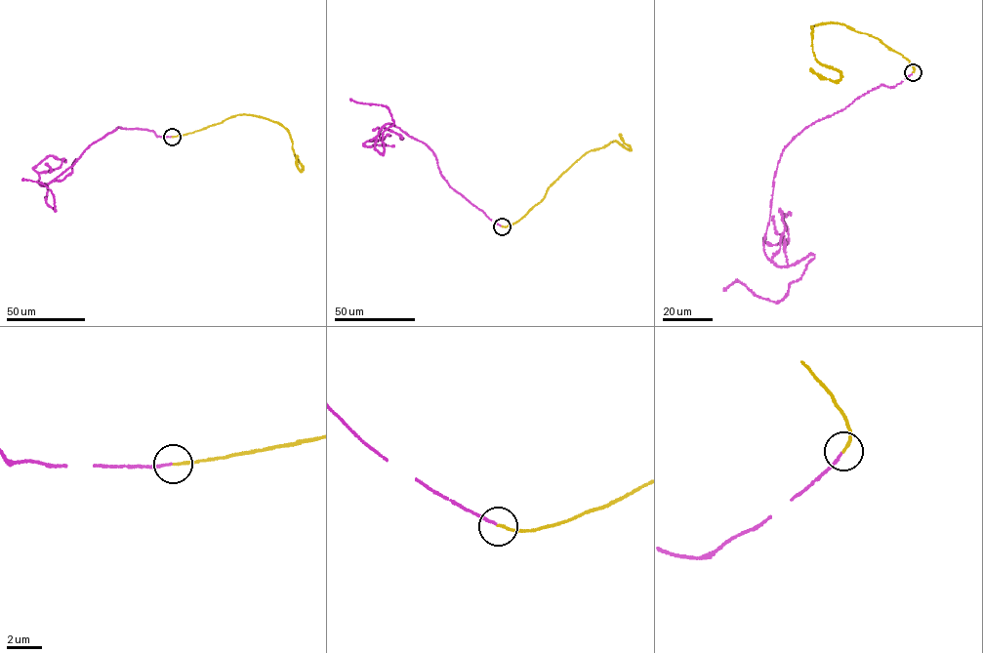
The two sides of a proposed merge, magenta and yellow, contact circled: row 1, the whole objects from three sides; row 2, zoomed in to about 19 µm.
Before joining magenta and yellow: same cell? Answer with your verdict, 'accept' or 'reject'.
accept

